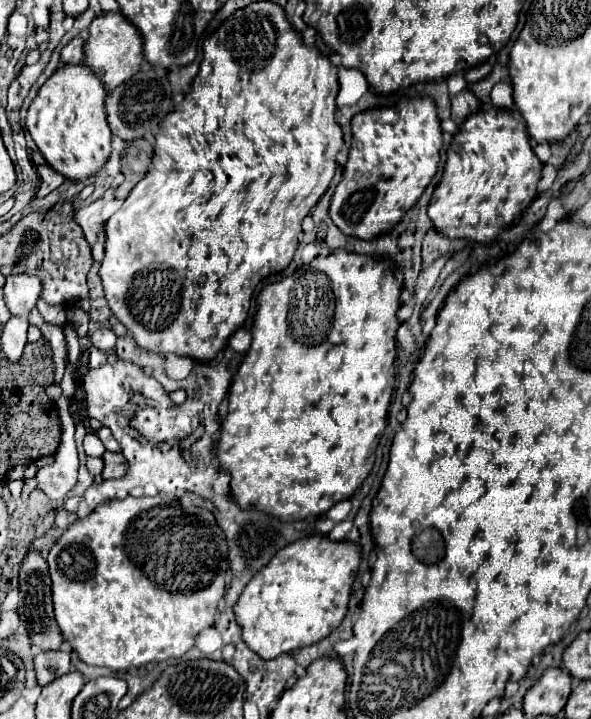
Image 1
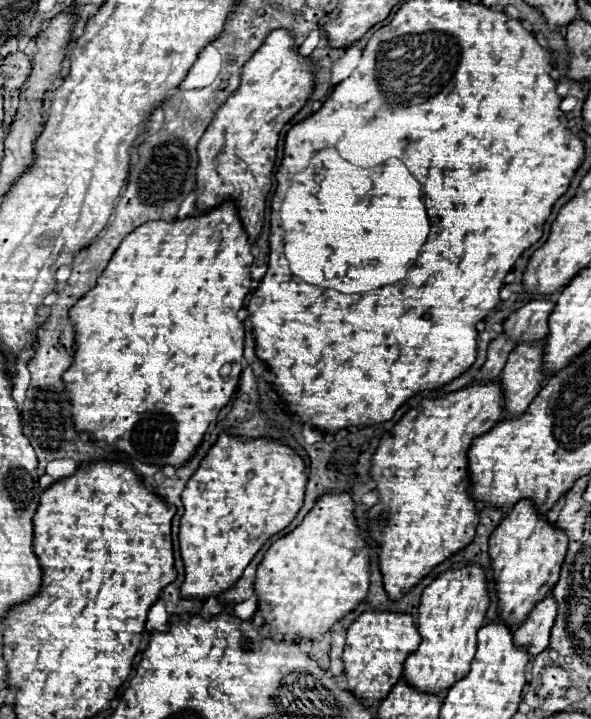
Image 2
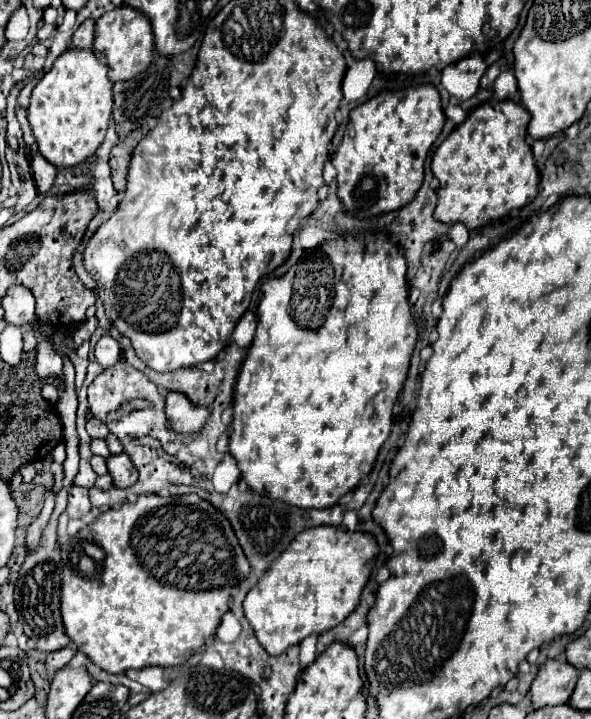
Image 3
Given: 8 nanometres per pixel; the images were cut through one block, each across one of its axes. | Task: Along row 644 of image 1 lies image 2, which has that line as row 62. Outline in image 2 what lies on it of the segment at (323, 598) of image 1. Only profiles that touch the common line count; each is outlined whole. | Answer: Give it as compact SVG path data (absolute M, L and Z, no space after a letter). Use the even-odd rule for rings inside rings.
M274 30L262 48L244 64L240 88L220 106L216 118L198 144L196 168L196 216L228 200L236 204L242 226L254 242L264 224L266 196L272 188L272 168L280 130L296 116L314 88L310 58L302 58L294 48L294 38L286 30Z

